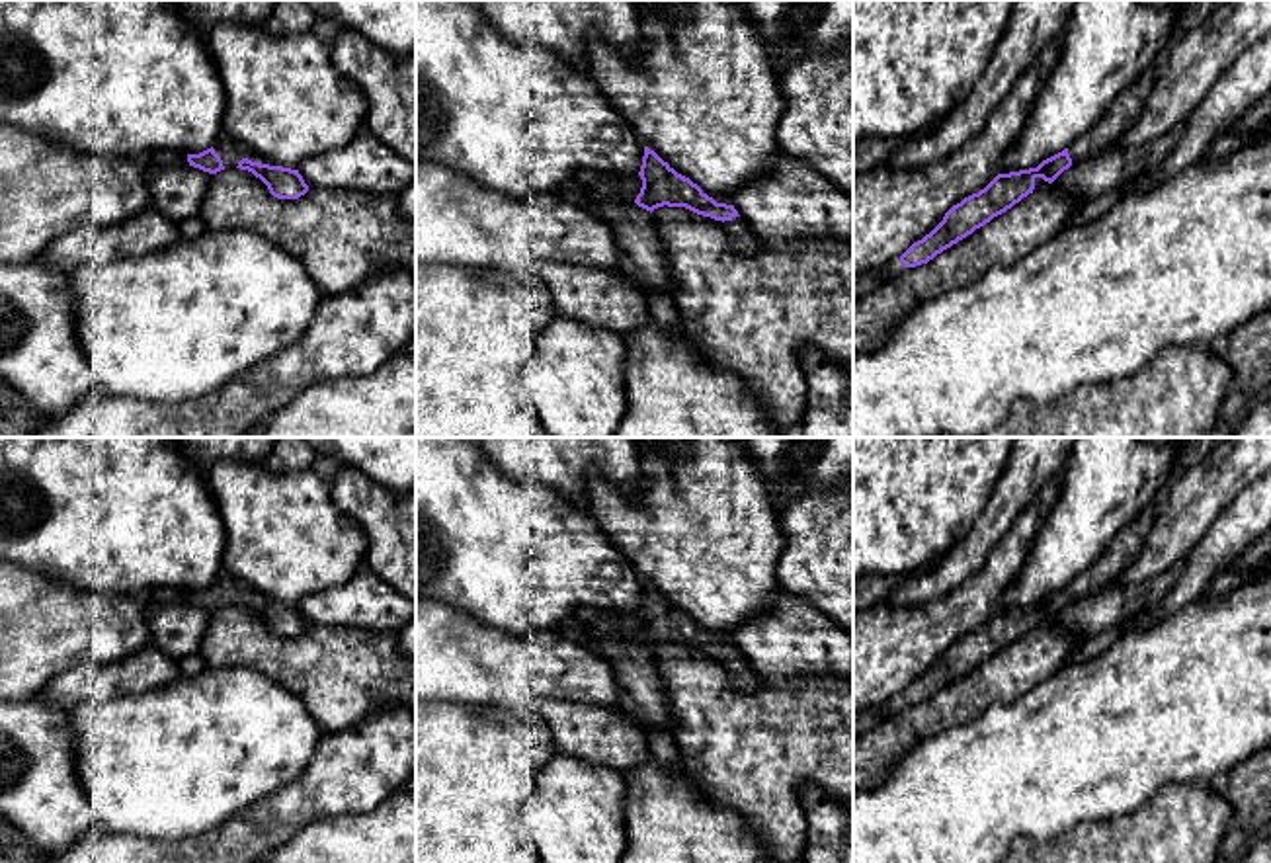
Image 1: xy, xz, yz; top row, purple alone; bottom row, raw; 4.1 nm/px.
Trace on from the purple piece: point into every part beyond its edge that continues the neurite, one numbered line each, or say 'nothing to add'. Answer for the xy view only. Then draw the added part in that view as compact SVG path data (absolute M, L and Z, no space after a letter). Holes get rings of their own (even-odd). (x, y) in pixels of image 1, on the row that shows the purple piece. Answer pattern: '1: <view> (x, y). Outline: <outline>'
1: xy (231, 151). Outline: M225 131L215 141L213 148L221 156L225 168L236 168L242 158L273 166L262 154L258 154L250 146L242 144L234 137L226 135Z

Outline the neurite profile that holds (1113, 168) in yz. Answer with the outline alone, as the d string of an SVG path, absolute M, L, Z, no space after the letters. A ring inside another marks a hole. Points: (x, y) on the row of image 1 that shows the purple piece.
M1177 125L1148 144L1136 148L1113 146L1089 160L1070 166L1054 180L1054 184L1062 193L1082 201L1107 195L1160 166L1175 148L1181 135L1183 125Z

